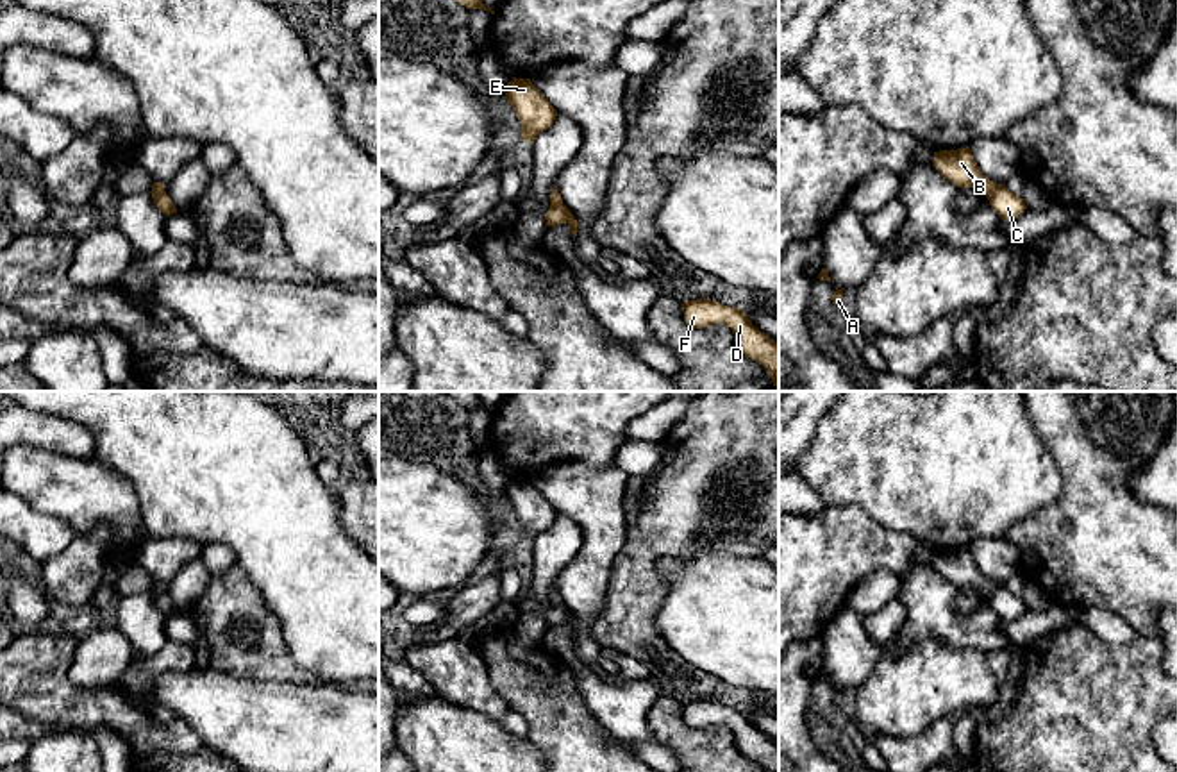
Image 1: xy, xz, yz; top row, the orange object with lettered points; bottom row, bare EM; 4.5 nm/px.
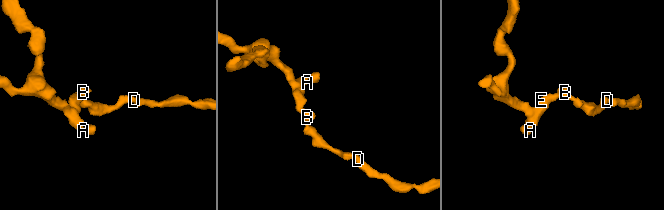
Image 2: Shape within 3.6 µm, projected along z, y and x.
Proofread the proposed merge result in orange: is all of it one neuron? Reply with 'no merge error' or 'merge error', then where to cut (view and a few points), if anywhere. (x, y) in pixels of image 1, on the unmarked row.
merge error | yz (997, 585), (988, 597)

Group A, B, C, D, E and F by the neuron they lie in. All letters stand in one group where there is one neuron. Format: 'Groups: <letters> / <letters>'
Groups: A B E / C D F

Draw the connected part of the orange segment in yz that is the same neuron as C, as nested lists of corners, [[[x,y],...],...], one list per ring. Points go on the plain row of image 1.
[[[997,584],[995,592],[988,597],[991,609],[1004,620],[1018,618],[1025,609],[1023,599],[1009,592],[1004,584]]]

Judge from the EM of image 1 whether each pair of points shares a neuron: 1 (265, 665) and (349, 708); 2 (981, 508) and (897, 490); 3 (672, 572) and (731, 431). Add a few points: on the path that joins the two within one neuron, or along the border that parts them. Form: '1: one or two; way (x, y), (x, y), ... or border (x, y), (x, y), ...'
1: two; border (261, 679), (286, 679), (308, 685)
2: one; way (959, 490), (918, 490)
3: two; border (718, 551), (665, 558), (661, 599)

